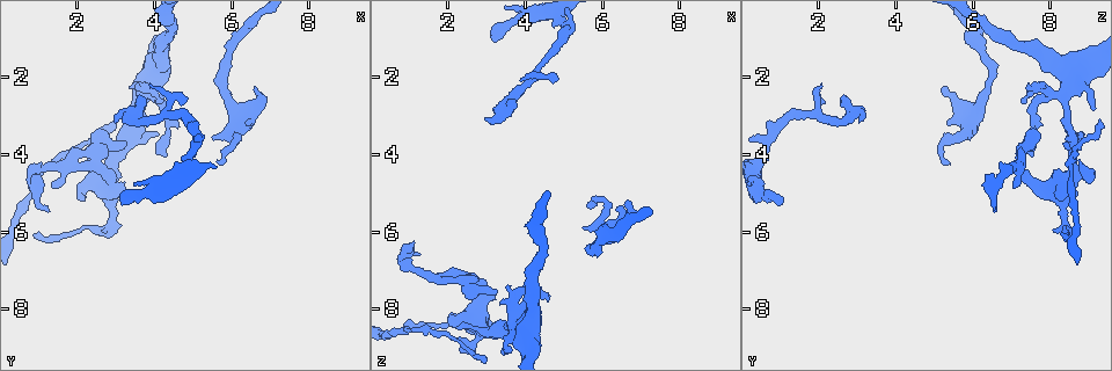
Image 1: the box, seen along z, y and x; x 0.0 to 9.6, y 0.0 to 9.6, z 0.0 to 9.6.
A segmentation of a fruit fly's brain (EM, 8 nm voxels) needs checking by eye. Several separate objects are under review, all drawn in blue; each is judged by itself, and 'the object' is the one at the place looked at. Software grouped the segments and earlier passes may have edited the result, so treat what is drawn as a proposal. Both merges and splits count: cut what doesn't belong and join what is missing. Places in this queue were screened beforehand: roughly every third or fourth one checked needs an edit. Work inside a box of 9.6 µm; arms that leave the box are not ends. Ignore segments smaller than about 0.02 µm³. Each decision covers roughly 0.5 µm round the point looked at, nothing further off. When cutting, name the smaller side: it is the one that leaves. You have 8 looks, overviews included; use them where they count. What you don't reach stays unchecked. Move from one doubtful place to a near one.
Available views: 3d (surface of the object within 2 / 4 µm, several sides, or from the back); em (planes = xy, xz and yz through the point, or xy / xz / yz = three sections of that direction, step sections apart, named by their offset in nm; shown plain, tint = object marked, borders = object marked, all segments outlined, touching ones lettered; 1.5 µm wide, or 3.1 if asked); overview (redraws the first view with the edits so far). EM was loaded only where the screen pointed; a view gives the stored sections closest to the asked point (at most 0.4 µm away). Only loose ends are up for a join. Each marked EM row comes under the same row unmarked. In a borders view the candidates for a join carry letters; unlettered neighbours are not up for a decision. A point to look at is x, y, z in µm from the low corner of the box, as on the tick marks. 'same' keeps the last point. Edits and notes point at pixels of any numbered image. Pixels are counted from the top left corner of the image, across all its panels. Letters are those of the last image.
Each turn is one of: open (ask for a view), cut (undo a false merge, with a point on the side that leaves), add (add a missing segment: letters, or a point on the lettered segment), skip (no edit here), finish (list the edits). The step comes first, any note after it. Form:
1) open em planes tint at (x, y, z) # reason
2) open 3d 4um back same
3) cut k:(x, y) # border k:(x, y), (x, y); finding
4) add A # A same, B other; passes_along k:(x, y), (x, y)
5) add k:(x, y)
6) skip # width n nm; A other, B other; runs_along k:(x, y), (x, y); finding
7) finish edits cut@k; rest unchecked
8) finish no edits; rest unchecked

open 3d 2um at (3.00, 3.15, 3.00) # branch stops here

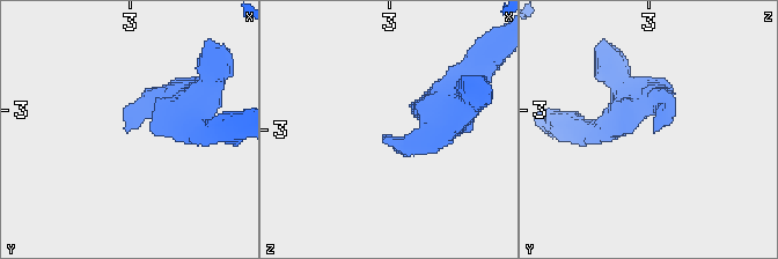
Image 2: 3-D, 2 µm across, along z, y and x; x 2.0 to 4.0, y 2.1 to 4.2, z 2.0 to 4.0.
open em yz step 8 borders at (2.96, 3.14, 3.04) # need the tissue

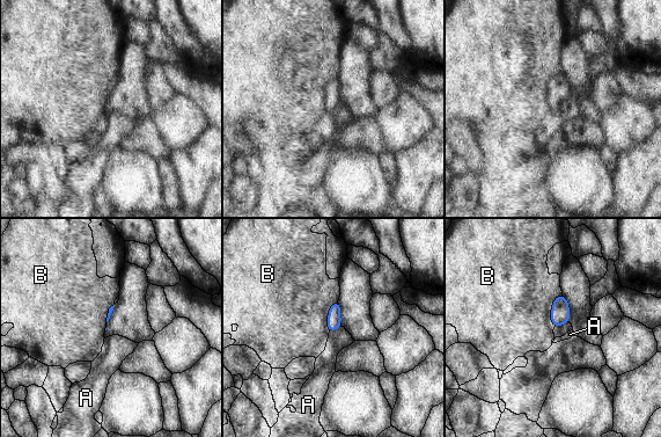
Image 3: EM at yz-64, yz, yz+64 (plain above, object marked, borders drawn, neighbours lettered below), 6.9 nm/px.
skip # A other, B other; border 3:(562, 292), (551, 310), (553, 328); none of them fits

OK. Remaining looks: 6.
open em planes tint at (5.55, 3.50, 5.90) # branch stops here

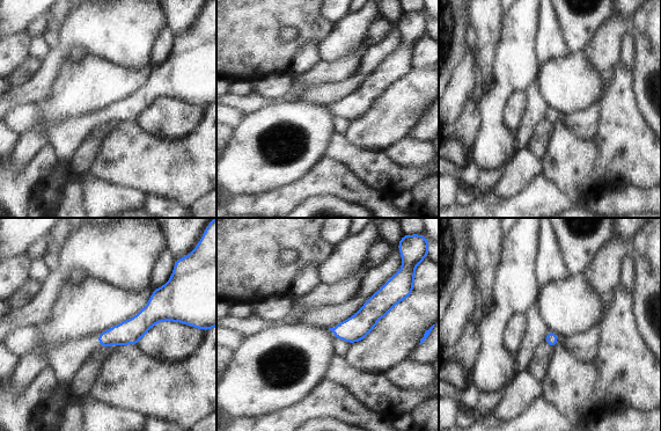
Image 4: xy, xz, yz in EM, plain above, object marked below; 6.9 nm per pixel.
open em planes borders same

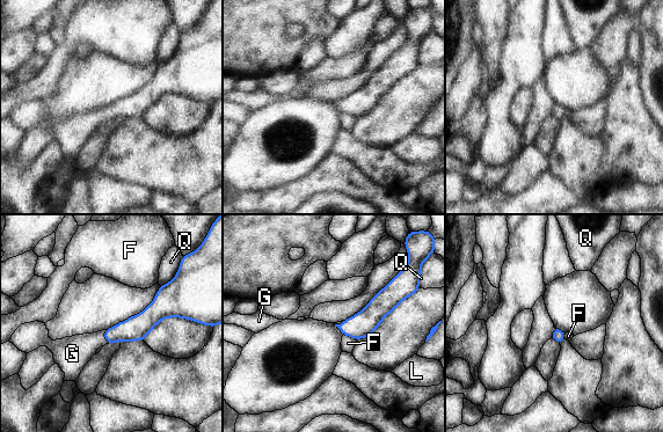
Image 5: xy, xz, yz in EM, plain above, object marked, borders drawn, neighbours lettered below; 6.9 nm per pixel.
add G # F other, G same, L other, Q other; passes_along 5:(136, 328), (104, 337), (73, 353); the neuron continues

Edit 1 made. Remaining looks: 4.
open 3d 4um at (2.25, 3.80, 8.45) # branch stops here

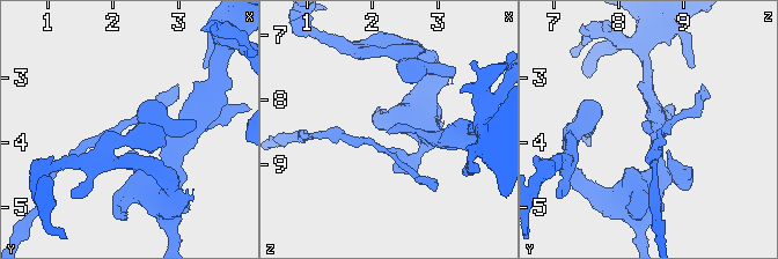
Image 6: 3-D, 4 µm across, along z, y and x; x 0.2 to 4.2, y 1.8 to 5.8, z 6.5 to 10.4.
open em xy step 8 borders at (2.20, 3.85, 8.50)

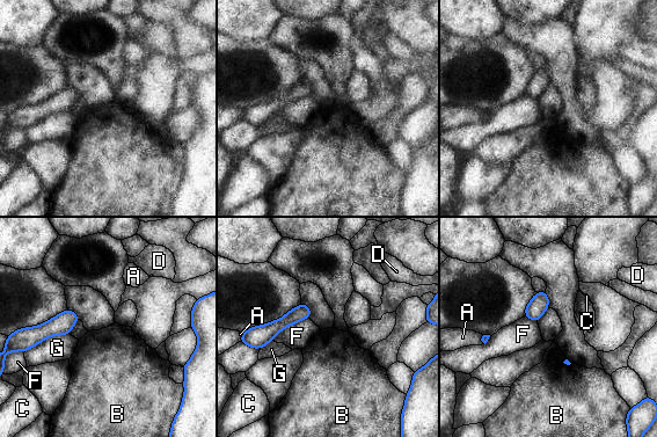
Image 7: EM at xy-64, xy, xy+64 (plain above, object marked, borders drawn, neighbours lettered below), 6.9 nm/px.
open em planes borders same # cut it another way

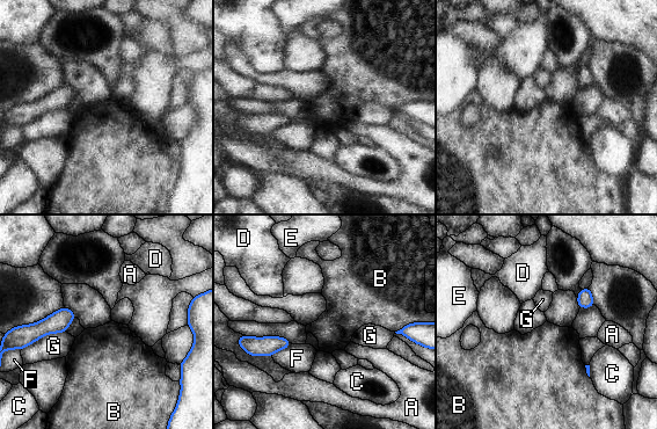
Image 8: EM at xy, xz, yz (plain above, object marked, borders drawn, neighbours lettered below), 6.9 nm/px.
skip # A other, B other, C other, D other, E other, F other, G other; none of them fits

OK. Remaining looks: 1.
finish edits add@5; rest unchecked

